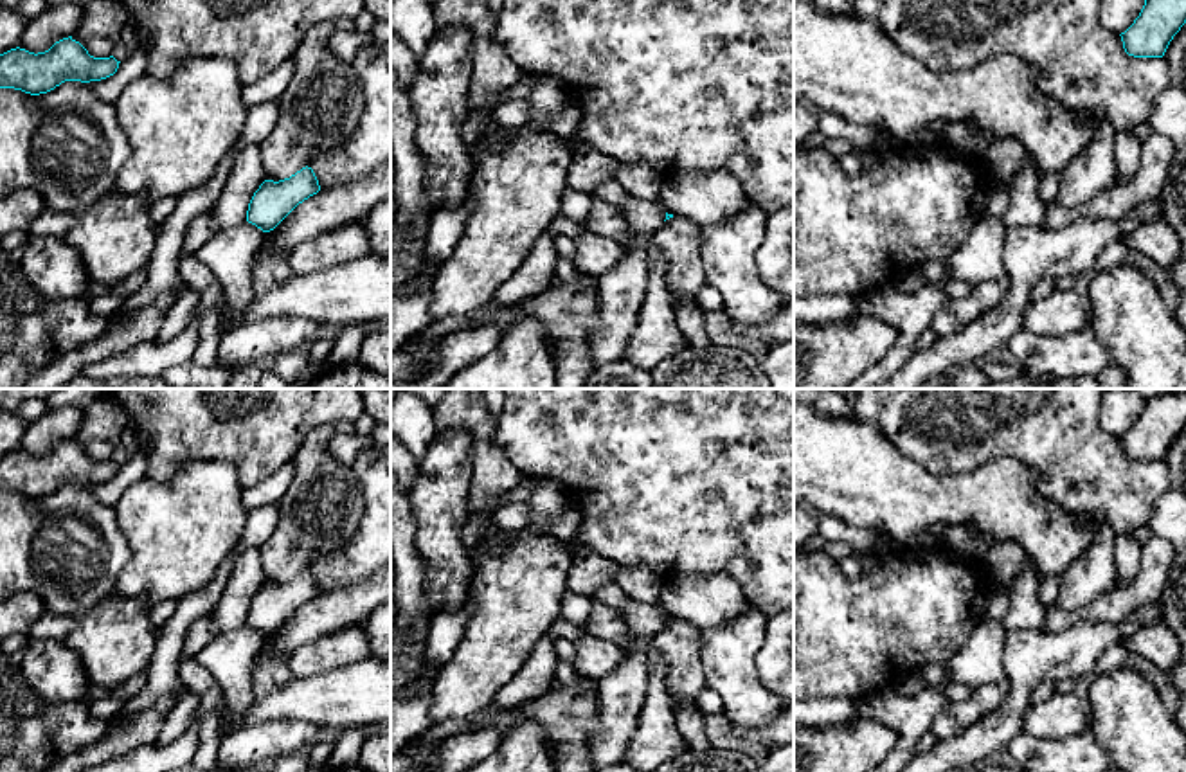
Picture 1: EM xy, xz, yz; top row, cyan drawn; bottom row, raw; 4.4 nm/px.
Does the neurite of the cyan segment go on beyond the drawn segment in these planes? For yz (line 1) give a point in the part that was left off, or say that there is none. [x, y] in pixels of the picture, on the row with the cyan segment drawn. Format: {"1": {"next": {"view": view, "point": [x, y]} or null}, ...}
{"1": {"next": null}}

